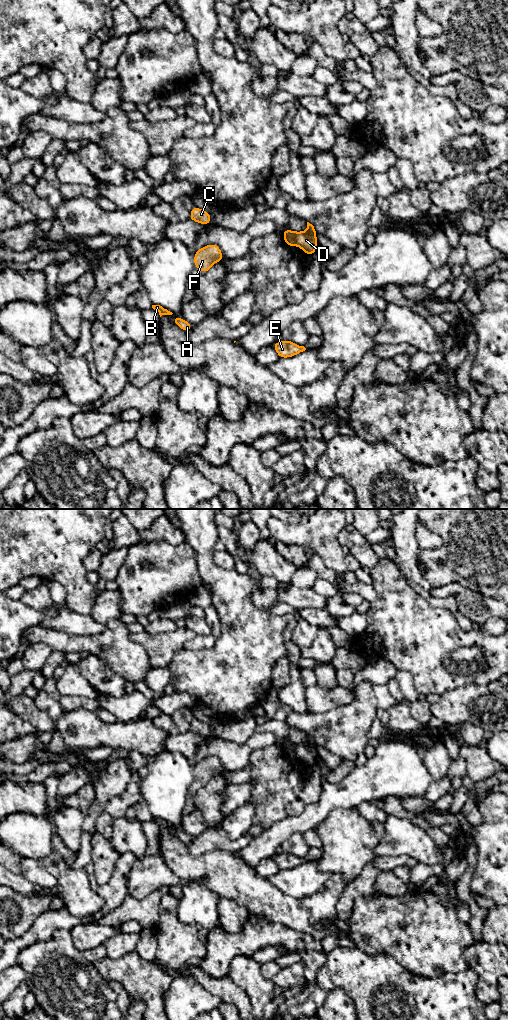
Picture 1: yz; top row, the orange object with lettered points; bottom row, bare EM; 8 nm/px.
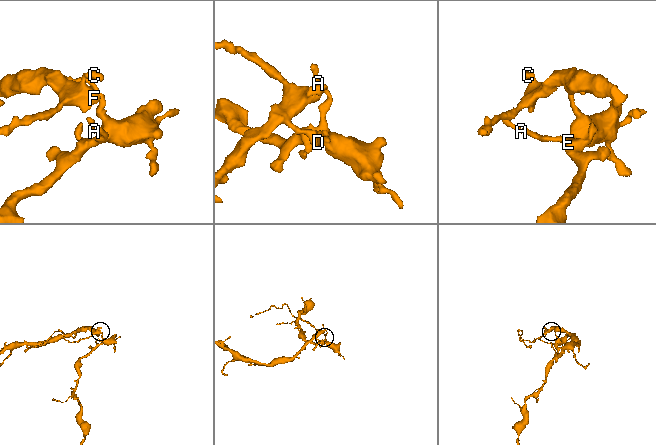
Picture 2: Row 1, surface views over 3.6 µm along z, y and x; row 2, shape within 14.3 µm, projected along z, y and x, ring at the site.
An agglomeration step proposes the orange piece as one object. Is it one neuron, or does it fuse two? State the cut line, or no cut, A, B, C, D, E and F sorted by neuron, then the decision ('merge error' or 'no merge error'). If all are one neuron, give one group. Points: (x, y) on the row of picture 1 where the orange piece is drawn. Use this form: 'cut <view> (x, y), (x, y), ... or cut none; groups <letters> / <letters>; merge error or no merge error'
cut yz (284, 234), (290, 235), (296, 244); groups A B E / C D F; merge error

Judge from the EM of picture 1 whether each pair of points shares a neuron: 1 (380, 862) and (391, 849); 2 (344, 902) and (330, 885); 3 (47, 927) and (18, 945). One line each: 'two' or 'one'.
1: two
2: two
3: one

